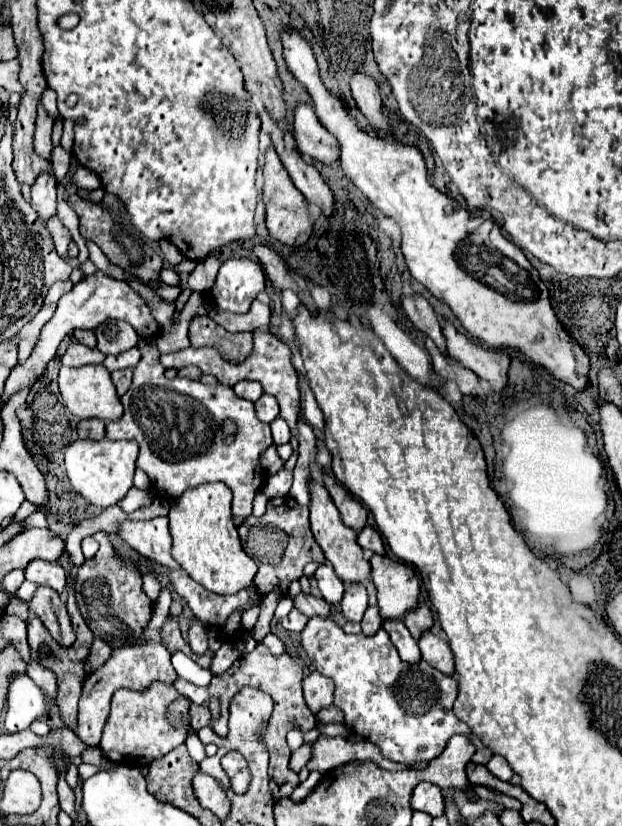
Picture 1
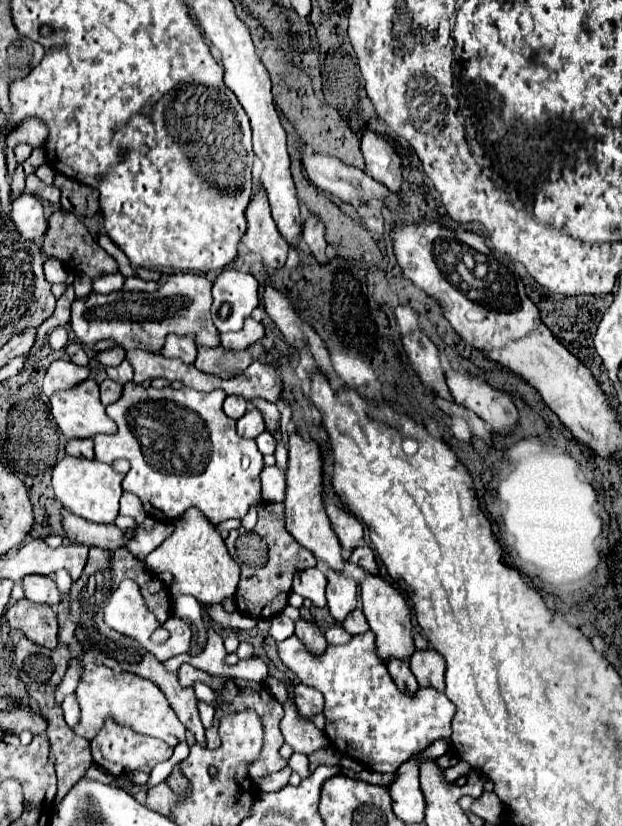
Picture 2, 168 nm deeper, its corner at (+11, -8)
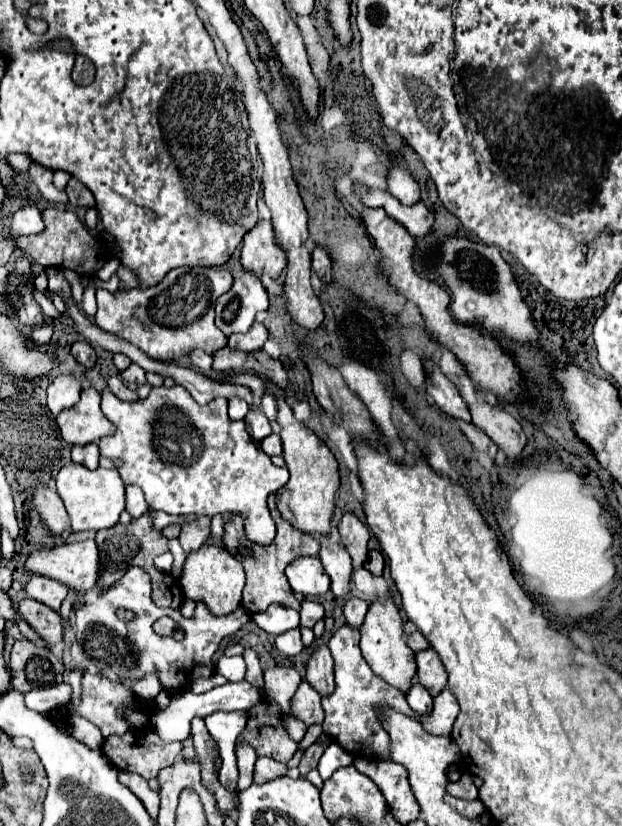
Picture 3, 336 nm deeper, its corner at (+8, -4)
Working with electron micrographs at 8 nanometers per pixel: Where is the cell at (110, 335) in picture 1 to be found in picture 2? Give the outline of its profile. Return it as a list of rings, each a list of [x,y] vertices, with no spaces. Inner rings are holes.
[[[111,347],[111,349],[99,351],[95,357],[101,365],[119,365],[125,359],[125,351],[121,347]]]

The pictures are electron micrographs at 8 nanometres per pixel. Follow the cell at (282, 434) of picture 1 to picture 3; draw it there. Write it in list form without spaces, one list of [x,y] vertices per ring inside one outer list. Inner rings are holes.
[[[268,435],[264,441],[262,441],[262,449],[266,455],[274,457],[274,455],[282,455],[282,441],[278,435]]]

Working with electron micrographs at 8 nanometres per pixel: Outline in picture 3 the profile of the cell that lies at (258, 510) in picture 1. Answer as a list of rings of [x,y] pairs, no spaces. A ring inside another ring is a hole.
[[[198,517],[194,521],[194,525],[186,525],[182,527],[182,533],[178,537],[182,549],[186,555],[190,555],[192,551],[200,549],[200,545],[208,539],[210,533],[210,519],[208,517]]]

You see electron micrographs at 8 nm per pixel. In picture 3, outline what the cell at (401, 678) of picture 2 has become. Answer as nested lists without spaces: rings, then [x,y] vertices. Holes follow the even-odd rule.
[[[414,681],[408,695],[406,695],[406,701],[410,705],[410,709],[416,713],[416,715],[426,715],[432,711],[432,697],[430,693],[418,683]]]

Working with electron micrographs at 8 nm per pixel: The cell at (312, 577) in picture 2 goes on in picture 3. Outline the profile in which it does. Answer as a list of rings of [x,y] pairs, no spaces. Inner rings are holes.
[[[300,557],[286,569],[286,577],[296,593],[304,597],[318,597],[330,589],[330,577],[324,573],[318,557]]]

